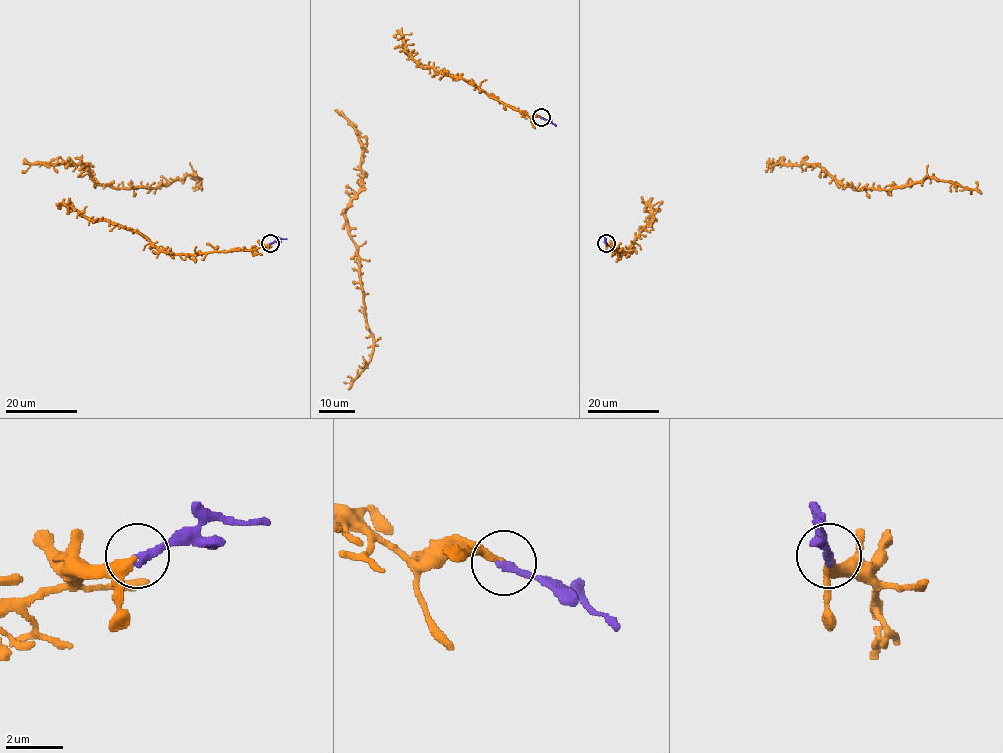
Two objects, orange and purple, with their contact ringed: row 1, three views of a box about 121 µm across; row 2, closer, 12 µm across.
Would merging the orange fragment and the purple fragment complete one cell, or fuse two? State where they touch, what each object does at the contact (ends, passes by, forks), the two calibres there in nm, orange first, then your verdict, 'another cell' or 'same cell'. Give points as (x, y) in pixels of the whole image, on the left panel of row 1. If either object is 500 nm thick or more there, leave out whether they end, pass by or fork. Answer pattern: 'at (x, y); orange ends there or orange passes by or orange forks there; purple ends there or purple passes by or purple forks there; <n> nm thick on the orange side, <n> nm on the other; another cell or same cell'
at (270, 243); orange passes by; purple ends there; 220 nm thick on the orange side, 280 nm on the other; same cell

